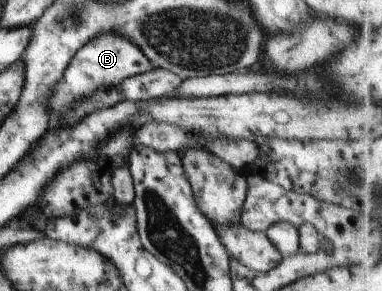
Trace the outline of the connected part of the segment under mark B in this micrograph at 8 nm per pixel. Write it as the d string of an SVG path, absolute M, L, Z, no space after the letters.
M98 32L98 35L90 38L78 51L74 52L72 59L64 68L62 79L55 83L52 97L50 97L50 123L58 121L58 115L66 107L74 107L75 103L98 88L118 86L127 77L144 73L152 69L145 55L128 38L116 32Z

